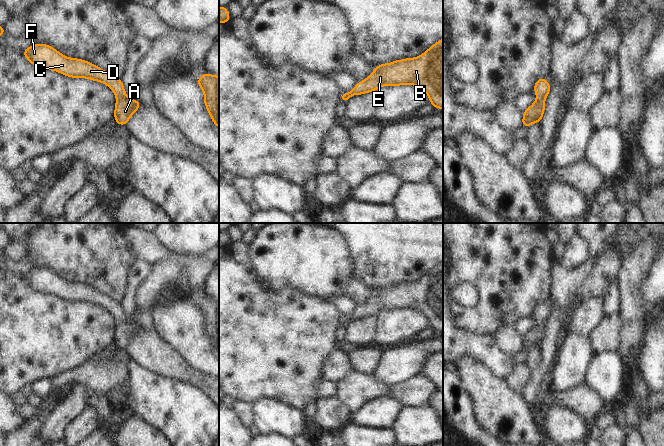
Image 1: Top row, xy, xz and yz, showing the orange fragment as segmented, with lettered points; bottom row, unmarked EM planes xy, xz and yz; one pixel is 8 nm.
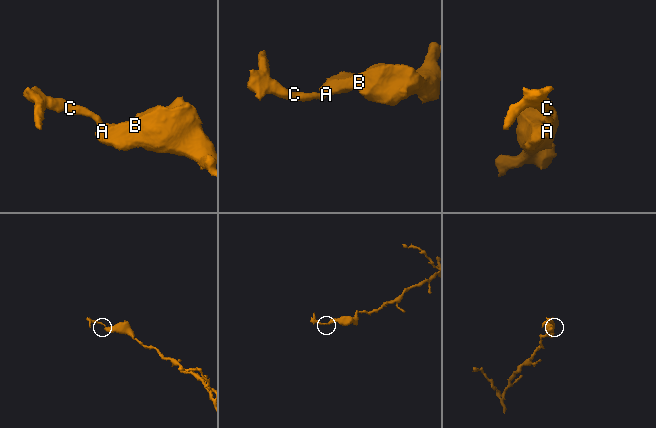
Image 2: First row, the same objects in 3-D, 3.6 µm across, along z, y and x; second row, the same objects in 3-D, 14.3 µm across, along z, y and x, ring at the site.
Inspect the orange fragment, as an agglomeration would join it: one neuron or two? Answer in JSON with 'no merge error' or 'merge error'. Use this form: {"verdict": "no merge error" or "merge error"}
{"verdict": "no merge error"}

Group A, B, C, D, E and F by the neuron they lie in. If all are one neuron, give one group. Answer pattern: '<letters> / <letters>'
A B C D E F

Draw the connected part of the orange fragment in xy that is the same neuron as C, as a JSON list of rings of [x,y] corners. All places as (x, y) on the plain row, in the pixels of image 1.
[[[34,268],[21,276],[32,289],[38,292],[54,294],[72,302],[88,302],[106,308],[116,319],[114,343],[121,350],[125,350],[133,337],[141,331],[140,325],[126,320],[120,302],[112,300],[91,286],[67,282],[47,268]]]

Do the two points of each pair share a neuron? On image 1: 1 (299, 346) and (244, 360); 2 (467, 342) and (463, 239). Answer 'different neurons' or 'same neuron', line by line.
1: same neuron
2: different neurons

